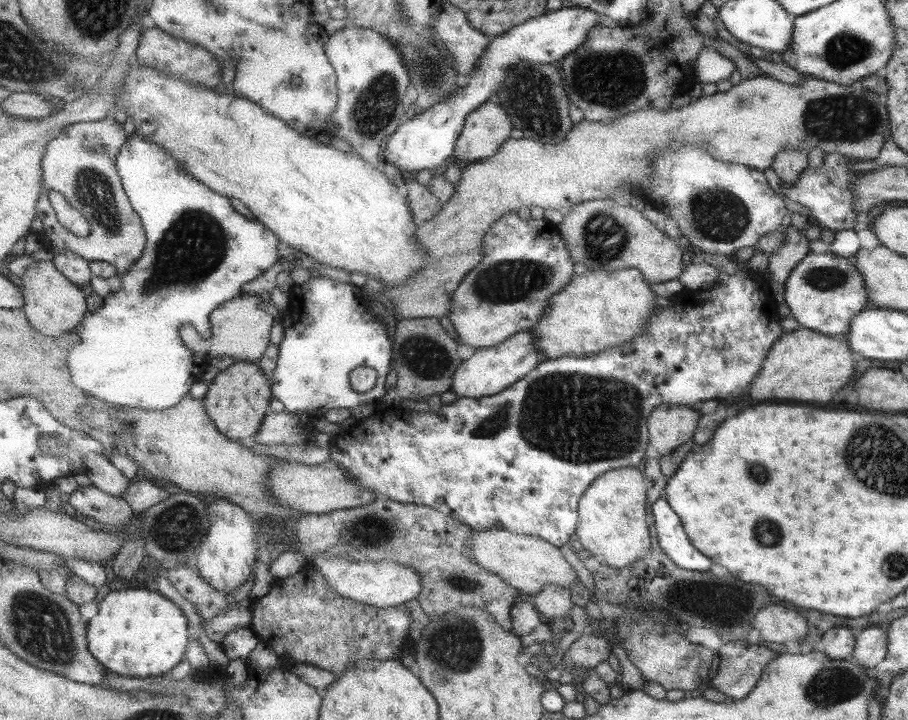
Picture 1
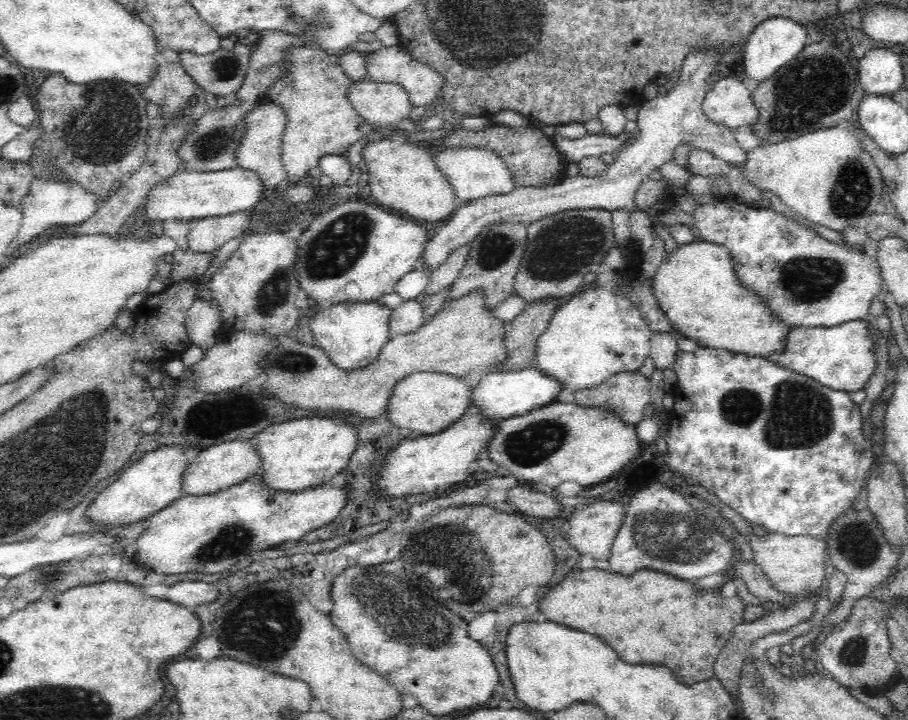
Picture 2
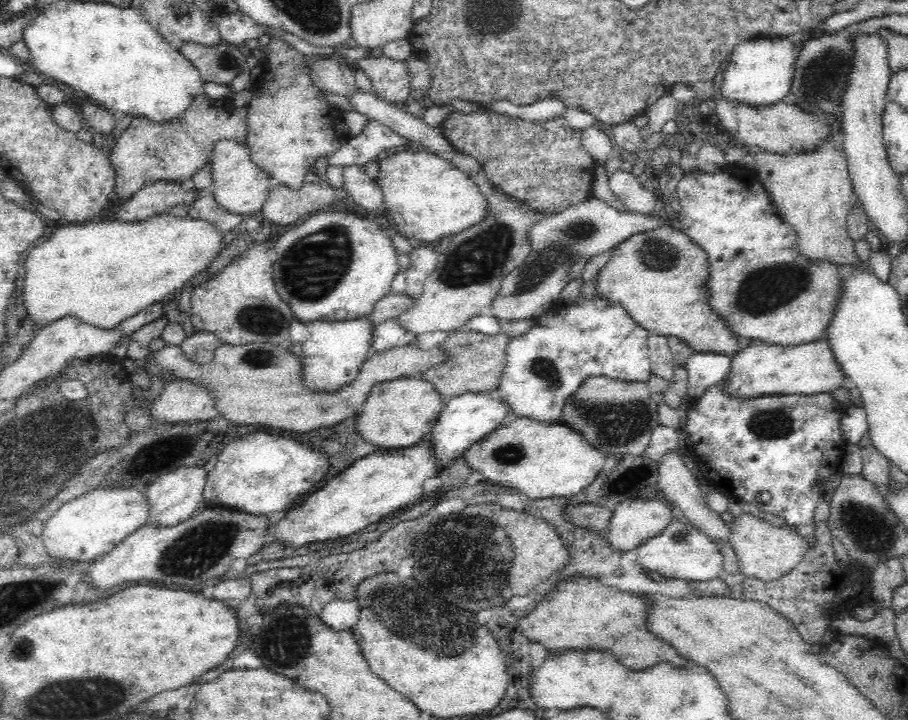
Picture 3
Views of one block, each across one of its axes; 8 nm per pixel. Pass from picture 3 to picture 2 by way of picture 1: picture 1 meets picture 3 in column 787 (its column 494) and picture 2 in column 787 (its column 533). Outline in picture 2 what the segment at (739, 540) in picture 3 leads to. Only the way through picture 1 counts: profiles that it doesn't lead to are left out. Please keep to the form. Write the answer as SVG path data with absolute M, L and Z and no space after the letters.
M766 534L766 536L750 536L750 544L754 550L754 562L762 568L766 582L770 582L772 590L790 596L816 596L822 588L824 580L830 576L830 566L826 558L826 542L822 538L812 536L784 536L784 534Z

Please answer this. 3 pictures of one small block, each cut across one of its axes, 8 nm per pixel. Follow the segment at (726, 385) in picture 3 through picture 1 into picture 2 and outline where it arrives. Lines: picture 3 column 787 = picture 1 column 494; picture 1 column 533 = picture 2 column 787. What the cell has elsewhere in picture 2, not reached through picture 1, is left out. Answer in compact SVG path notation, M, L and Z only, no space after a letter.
M854 320L834 328L816 328L816 330L792 328L790 334L786 336L784 348L776 352L772 360L782 370L812 378L814 382L830 390L844 390L850 394L864 390L870 376L874 374L876 370L874 346L876 338L870 332L868 320Z

